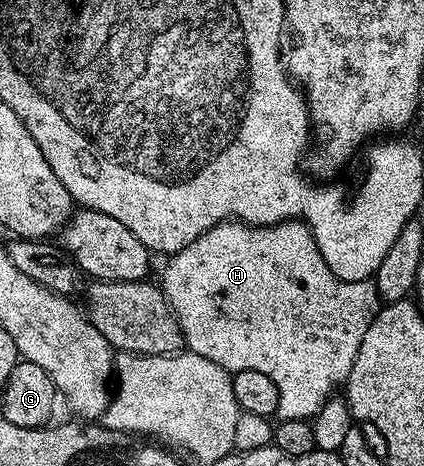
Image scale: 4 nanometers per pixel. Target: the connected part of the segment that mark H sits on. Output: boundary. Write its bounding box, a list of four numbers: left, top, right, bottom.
[161,219,381,421]

